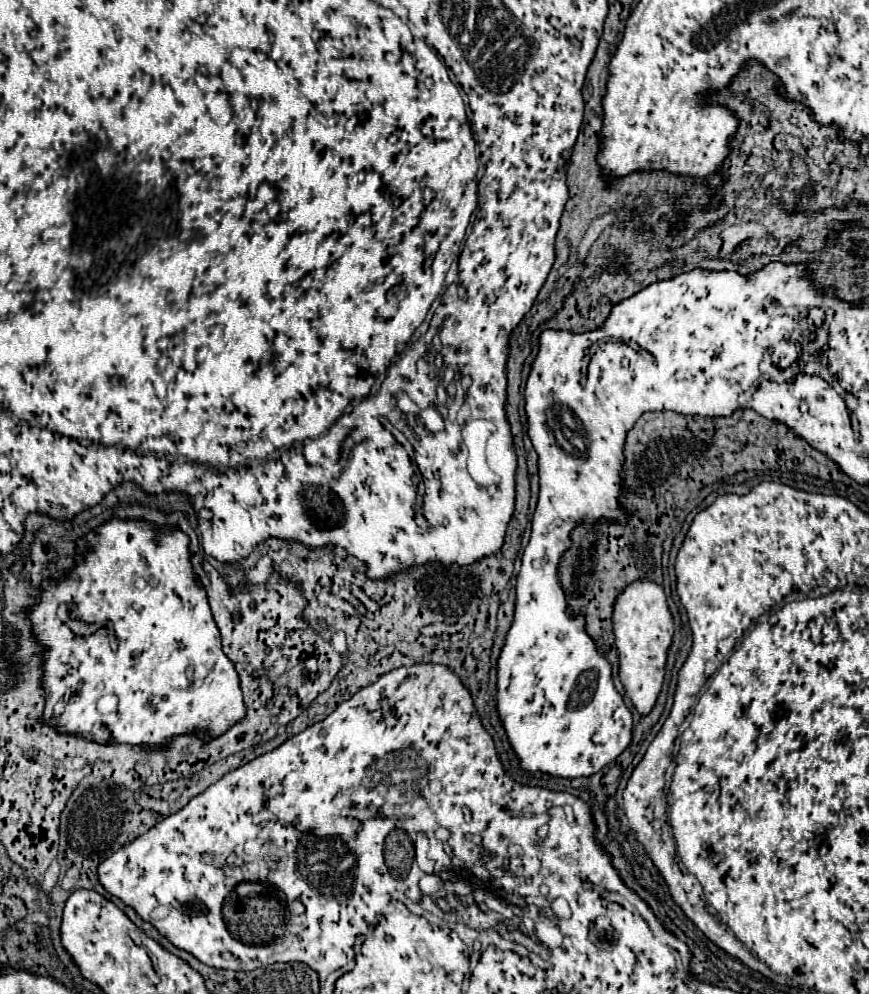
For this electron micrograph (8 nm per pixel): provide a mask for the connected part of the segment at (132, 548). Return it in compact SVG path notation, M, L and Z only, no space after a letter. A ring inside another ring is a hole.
M113 518L104 524L100 524L98 528L94 528L92 532L88 532L84 538L76 540L76 548L80 554L80 562L74 564L72 568L64 570L64 578L46 578L40 584L40 592L36 596L36 604L28 606L28 618L32 622L32 636L34 640L42 646L42 686L46 692L46 706L44 706L44 714L40 718L40 722L52 726L58 734L70 734L70 736L86 736L86 732L90 732L90 728L94 724L104 724L110 732L110 740L118 742L118 744L128 744L128 746L148 746L148 748L168 748L168 744L178 738L178 736L196 736L202 742L210 742L218 736L222 736L224 732L228 732L234 724L238 724L242 718L246 718L246 704L244 704L244 696L242 696L242 688L240 688L240 674L236 672L236 664L224 654L222 650L222 636L220 630L216 626L216 620L212 616L210 604L208 604L208 596L206 596L206 588L200 582L200 576L194 572L192 562L190 562L190 538L180 530L174 528L170 534L160 534L160 526L148 522L148 520L121 520ZM64 602L70 610L70 616L86 626L90 624L98 624L98 632L78 638L74 634L70 634L66 630L64 634L64 624L60 624L56 620L56 608L58 604ZM188 664L194 664L194 680L190 682L184 674ZM104 694L116 694L118 696L118 708L112 714L100 714L96 710L96 702L104 696Z

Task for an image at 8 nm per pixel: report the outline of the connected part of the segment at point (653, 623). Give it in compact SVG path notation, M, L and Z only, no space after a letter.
M636 580L618 596L614 604L614 636L616 648L620 656L620 682L626 688L636 710L646 716L662 690L664 674L666 674L666 658L668 648L674 640L674 618L668 608L664 590L650 580Z

